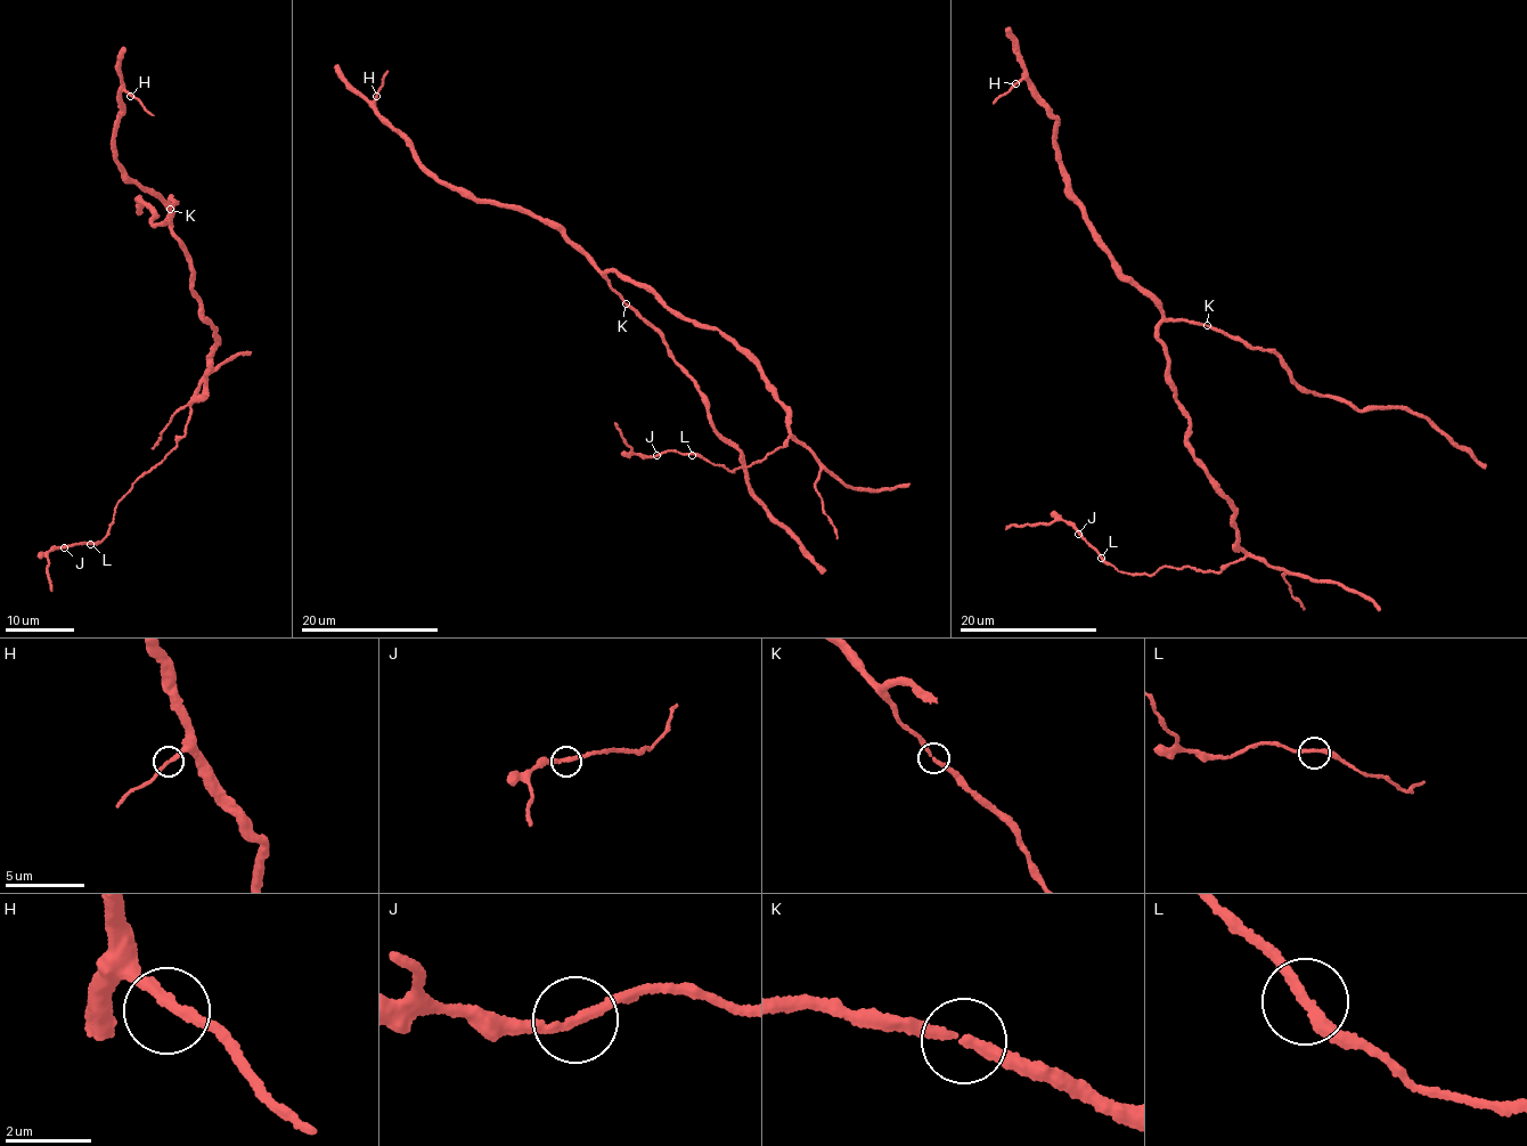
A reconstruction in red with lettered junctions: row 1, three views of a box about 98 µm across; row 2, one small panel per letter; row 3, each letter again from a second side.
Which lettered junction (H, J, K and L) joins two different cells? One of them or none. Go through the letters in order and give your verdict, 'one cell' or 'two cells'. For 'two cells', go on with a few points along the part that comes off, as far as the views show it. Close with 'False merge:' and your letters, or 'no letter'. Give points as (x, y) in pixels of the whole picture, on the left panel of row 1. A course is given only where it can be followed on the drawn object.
H: one cell
J: one cell
K: one cell
L: one cell
False merge: no letter

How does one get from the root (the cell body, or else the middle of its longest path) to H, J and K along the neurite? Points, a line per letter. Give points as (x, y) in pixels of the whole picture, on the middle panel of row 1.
H: (689, 319), (640, 283), (602, 273), (547, 221), (449, 187), (413, 156), (380, 115), (376, 96)
J: (689, 319), (716, 330), (757, 362), (792, 413), (794, 437), (735, 471), (694, 454), (656, 455)
K: (689, 319), (670, 308), (640, 283), (615, 271), (604, 275), (609, 289), (626, 303)

